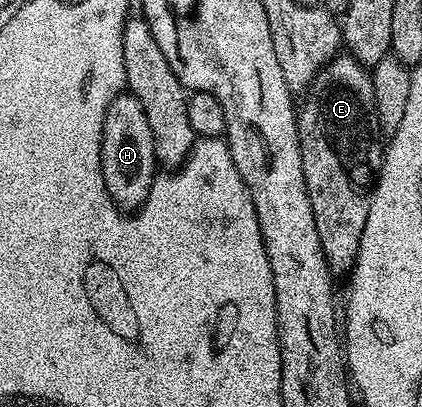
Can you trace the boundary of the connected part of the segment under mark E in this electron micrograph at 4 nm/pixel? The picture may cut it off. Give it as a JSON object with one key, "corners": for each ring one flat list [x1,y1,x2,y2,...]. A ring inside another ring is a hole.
{"corners":[[340,54,331,60,321,69,315,80,306,89,303,104,298,105,295,121,299,127,299,149,301,150,301,166,305,174,305,186,309,194,309,206,313,206,313,222,317,222,317,238,321,240,321,250,327,259,327,265,331,268,332,273,339,272,350,273,355,267,355,259,361,246,361,238,365,234,365,220,369,218,369,206,371,205,371,194,375,191,375,181,380,175,383,166,383,157,385,155,385,137,383,130,379,126,377,118,377,98,373,98,373,82,368,69,357,61,350,54]]}

